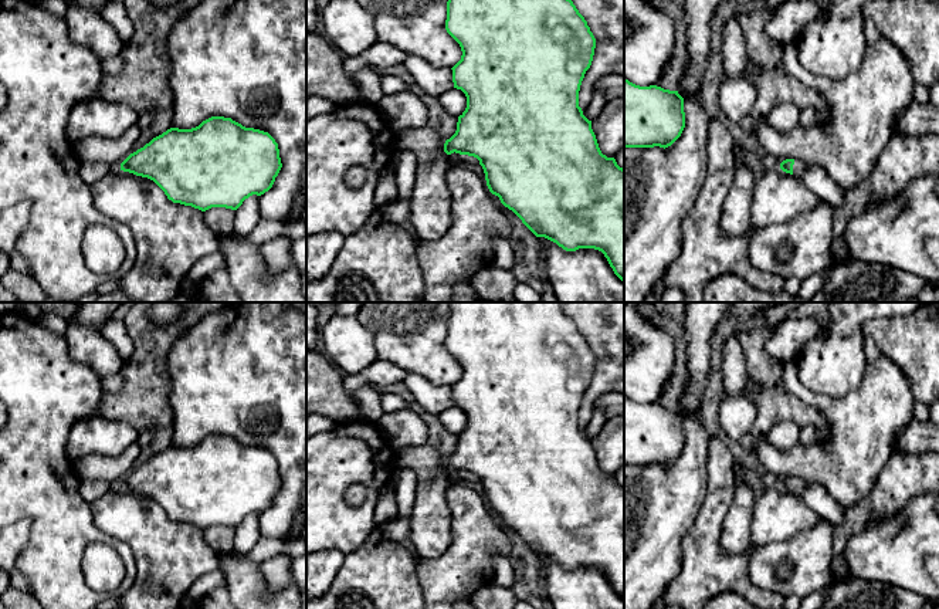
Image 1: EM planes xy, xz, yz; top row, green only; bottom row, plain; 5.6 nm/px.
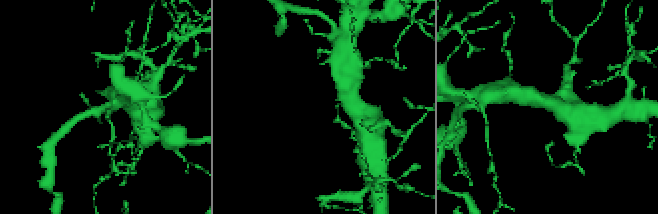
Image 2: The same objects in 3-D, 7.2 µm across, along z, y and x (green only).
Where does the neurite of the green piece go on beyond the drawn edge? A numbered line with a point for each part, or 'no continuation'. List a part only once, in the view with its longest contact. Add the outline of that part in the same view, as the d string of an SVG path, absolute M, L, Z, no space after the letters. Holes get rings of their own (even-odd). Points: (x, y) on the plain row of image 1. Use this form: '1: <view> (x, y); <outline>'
1: yz (799, 486); M794 477L794 483L793 483L793 494L803 497L804 490L806 490L806 481Z

